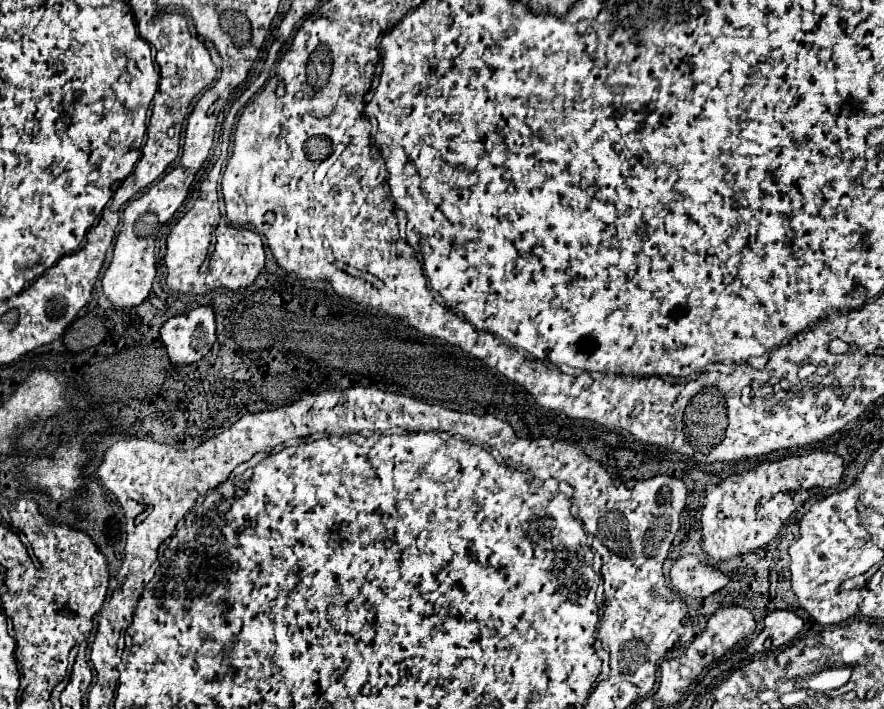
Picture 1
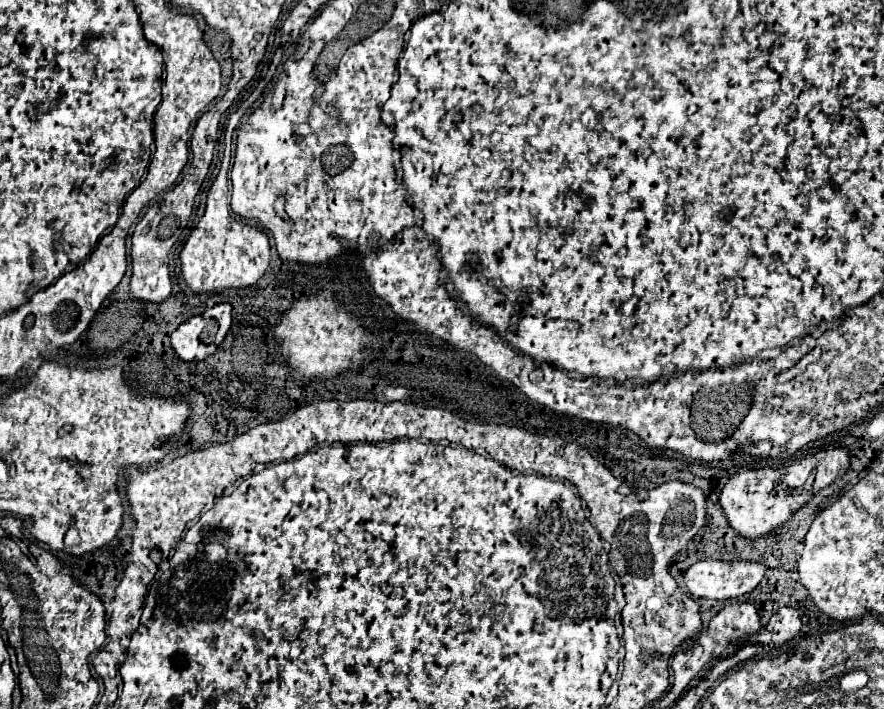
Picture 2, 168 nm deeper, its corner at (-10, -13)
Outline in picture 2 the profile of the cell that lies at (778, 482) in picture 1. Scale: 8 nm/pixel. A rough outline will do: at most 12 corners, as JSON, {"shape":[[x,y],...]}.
{"shape":[[842,448],[784,468],[740,470],[720,506],[738,536],[758,540],[850,466]]}

